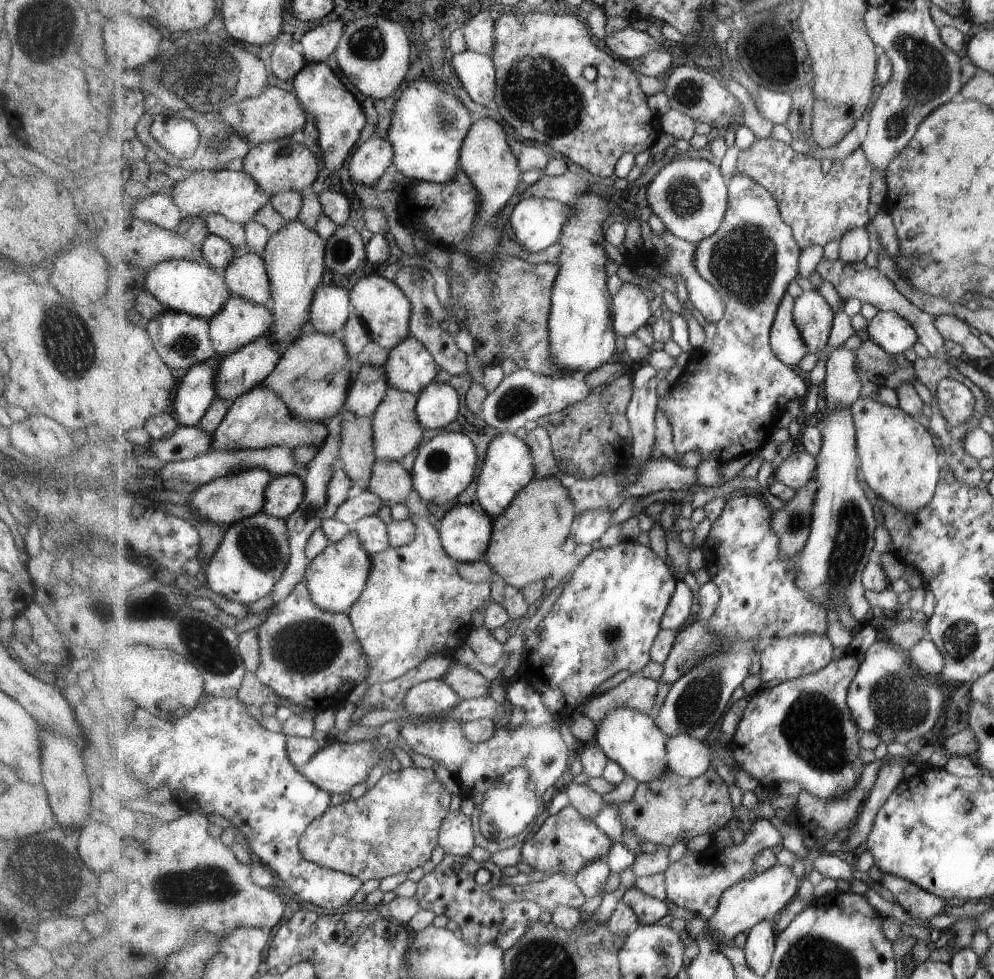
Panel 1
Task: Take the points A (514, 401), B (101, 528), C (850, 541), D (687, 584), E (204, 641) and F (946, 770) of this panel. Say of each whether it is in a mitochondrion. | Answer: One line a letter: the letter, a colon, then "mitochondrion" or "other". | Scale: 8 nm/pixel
A: mitochondrion
B: mitochondrion
C: mitochondrion
D: other
E: mitochondrion
F: other

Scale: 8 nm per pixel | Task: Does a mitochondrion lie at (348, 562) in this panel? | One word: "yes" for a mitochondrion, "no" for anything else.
yes

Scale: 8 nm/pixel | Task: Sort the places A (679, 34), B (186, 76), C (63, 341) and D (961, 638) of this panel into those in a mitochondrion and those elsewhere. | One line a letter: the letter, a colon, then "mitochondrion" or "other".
A: other
B: mitochondrion
C: mitochondrion
D: mitochondrion

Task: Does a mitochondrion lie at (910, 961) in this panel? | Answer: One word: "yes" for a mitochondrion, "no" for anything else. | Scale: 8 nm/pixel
no

